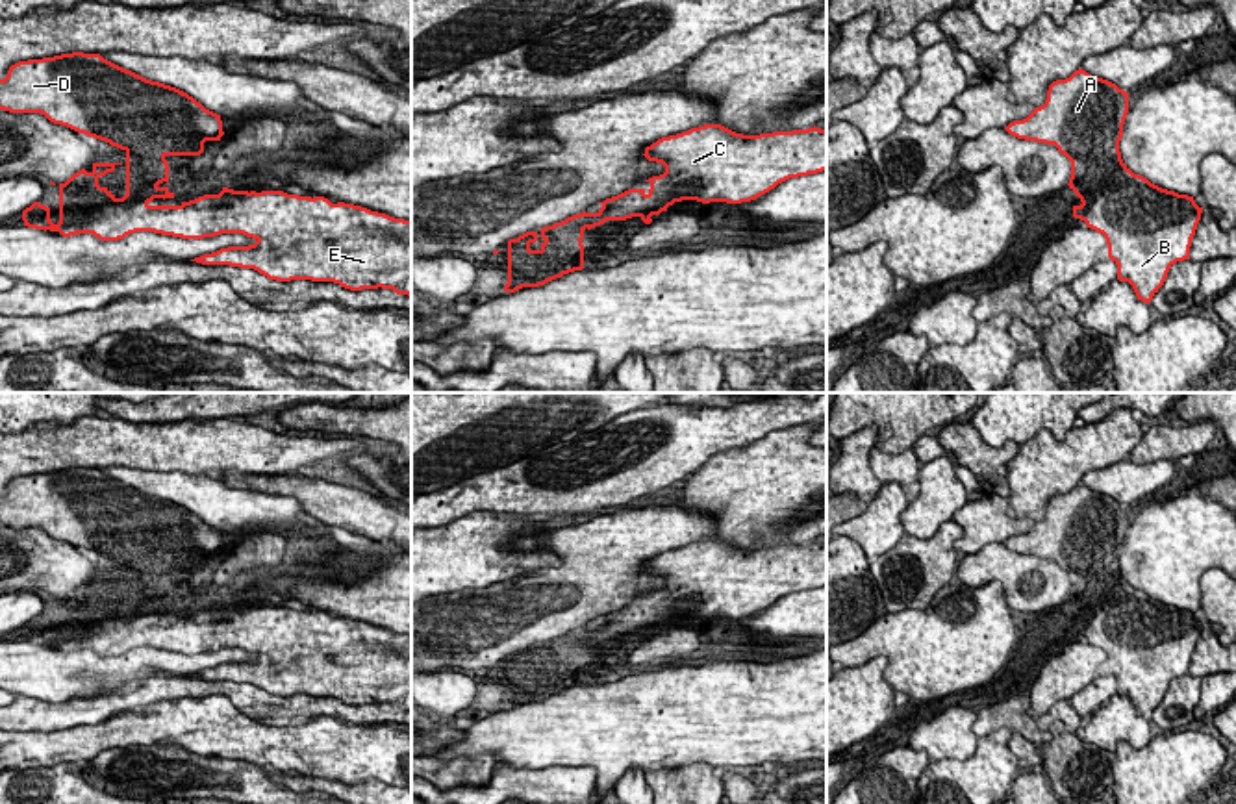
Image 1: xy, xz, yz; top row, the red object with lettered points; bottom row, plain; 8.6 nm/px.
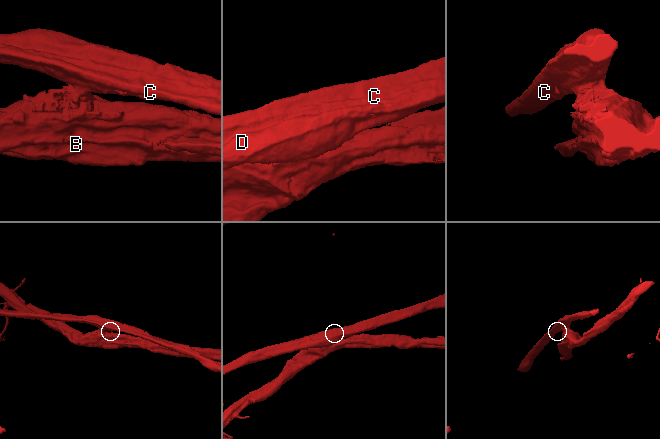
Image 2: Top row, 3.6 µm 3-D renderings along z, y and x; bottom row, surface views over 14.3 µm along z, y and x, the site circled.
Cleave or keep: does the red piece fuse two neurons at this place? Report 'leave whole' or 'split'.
split

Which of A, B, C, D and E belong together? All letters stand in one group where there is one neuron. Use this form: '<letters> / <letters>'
A C D / B E

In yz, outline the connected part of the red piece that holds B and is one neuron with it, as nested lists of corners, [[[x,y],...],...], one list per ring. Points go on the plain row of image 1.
[[[1101,572],[1099,582],[1071,582],[1069,604],[1080,613],[1073,632],[1104,650],[1117,695],[1129,697],[1149,719],[1190,661],[1203,622],[1134,589],[1121,572]]]

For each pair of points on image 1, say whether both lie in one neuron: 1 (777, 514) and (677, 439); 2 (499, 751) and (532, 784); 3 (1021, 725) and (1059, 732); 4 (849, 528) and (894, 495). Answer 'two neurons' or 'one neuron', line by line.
1: two neurons
2: two neurons
3: two neurons
4: one neuron

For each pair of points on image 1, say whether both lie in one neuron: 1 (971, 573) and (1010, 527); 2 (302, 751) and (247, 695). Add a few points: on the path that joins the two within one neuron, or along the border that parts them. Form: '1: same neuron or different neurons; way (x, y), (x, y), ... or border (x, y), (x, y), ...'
1: different neurons; border (1003, 543), (986, 543), (975, 552), (966, 554)
2: different neurons; border (239, 708), (275, 725), (302, 725), (321, 716)

